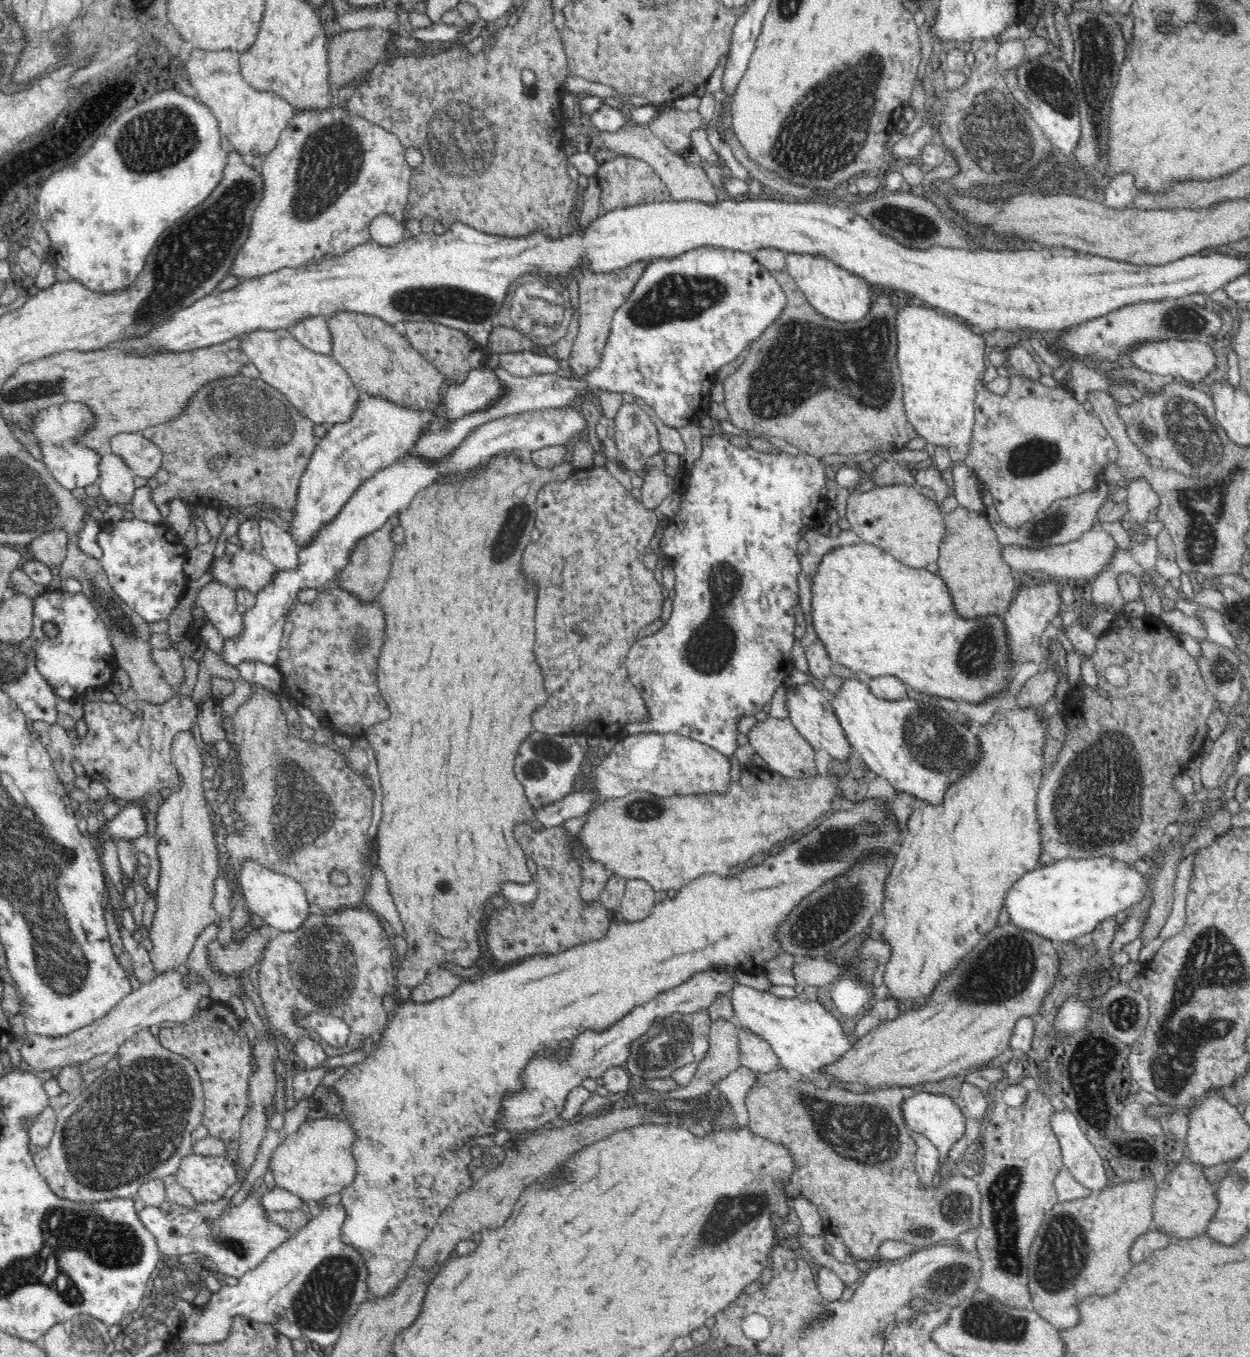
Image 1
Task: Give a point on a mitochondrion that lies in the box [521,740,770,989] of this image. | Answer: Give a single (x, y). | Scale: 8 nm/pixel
(643, 809)

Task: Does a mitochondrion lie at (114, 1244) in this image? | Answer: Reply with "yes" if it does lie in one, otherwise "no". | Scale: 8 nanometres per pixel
yes

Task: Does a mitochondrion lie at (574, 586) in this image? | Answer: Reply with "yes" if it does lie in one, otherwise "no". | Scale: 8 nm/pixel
no

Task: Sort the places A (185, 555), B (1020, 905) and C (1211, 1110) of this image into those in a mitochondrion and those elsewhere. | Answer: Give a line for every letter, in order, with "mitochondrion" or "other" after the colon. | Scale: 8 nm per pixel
A: other
B: other
C: other

